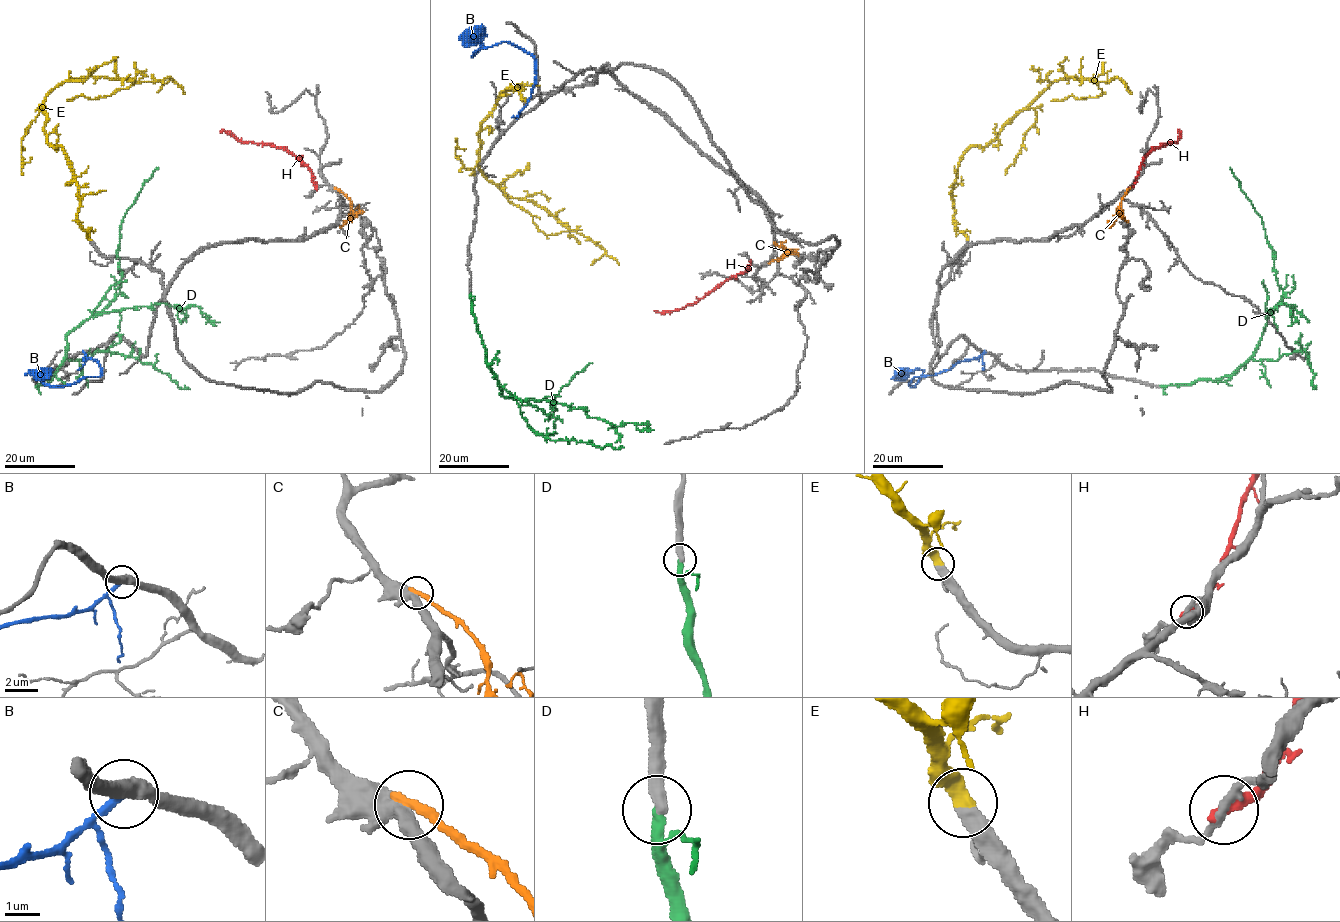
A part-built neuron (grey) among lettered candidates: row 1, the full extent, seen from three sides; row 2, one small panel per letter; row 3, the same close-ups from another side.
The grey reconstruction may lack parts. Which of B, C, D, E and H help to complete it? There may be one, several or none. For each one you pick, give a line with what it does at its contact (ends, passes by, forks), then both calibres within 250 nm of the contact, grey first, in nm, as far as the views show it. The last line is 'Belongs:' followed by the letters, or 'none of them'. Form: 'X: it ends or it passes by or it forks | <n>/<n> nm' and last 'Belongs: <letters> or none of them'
D: it passes by | 400/260 nm
E: it ends | 420/440 nm
Belongs: D, E

